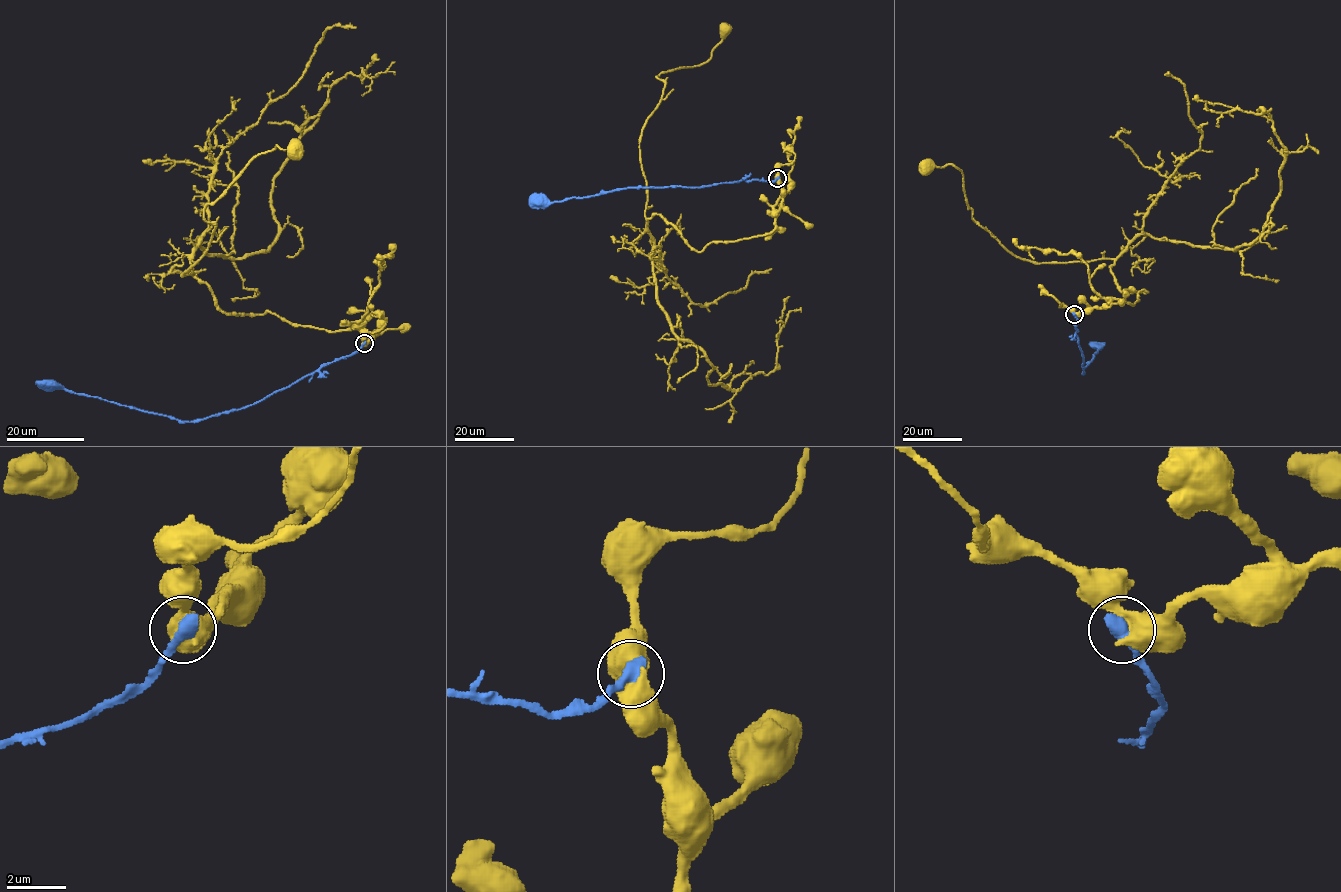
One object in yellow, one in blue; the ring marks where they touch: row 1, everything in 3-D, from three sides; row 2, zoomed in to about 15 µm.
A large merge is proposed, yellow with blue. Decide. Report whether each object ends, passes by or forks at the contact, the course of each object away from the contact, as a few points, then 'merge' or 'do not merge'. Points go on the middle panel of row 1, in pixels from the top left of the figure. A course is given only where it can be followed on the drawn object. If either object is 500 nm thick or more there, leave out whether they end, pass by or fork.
yellow via (777, 178), (762, 235), (696, 251), (657, 214), (647, 231), (658, 304), (709, 384), (775, 368), (789, 296) | blue via (777, 178), (771, 182), (744, 180), (706, 186), (614, 189), (558, 202), (534, 201), (529, 197) | do not merge

